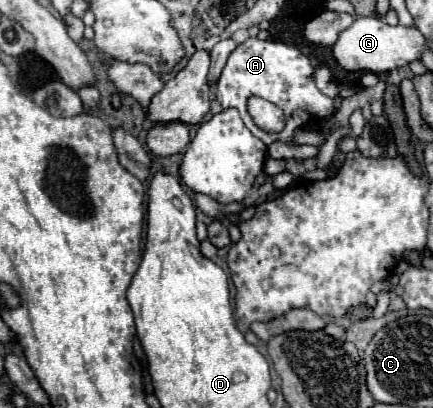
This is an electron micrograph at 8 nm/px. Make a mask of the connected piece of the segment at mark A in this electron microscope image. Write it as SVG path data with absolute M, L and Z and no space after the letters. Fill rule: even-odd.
M247 39L241 43L227 59L227 65L221 71L221 77L215 85L215 97L221 103L223 109L235 107L241 113L241 119L245 127L261 139L265 145L271 145L273 141L283 141L287 145L293 145L295 131L301 127L307 127L309 123L317 119L331 117L335 113L335 103L331 97L321 93L313 81L313 67L309 59L293 45L285 45L281 41L261 41L261 39ZM249 97L261 97L271 101L273 105L281 107L285 111L287 127L281 133L265 133L255 127L247 113L247 99Z

